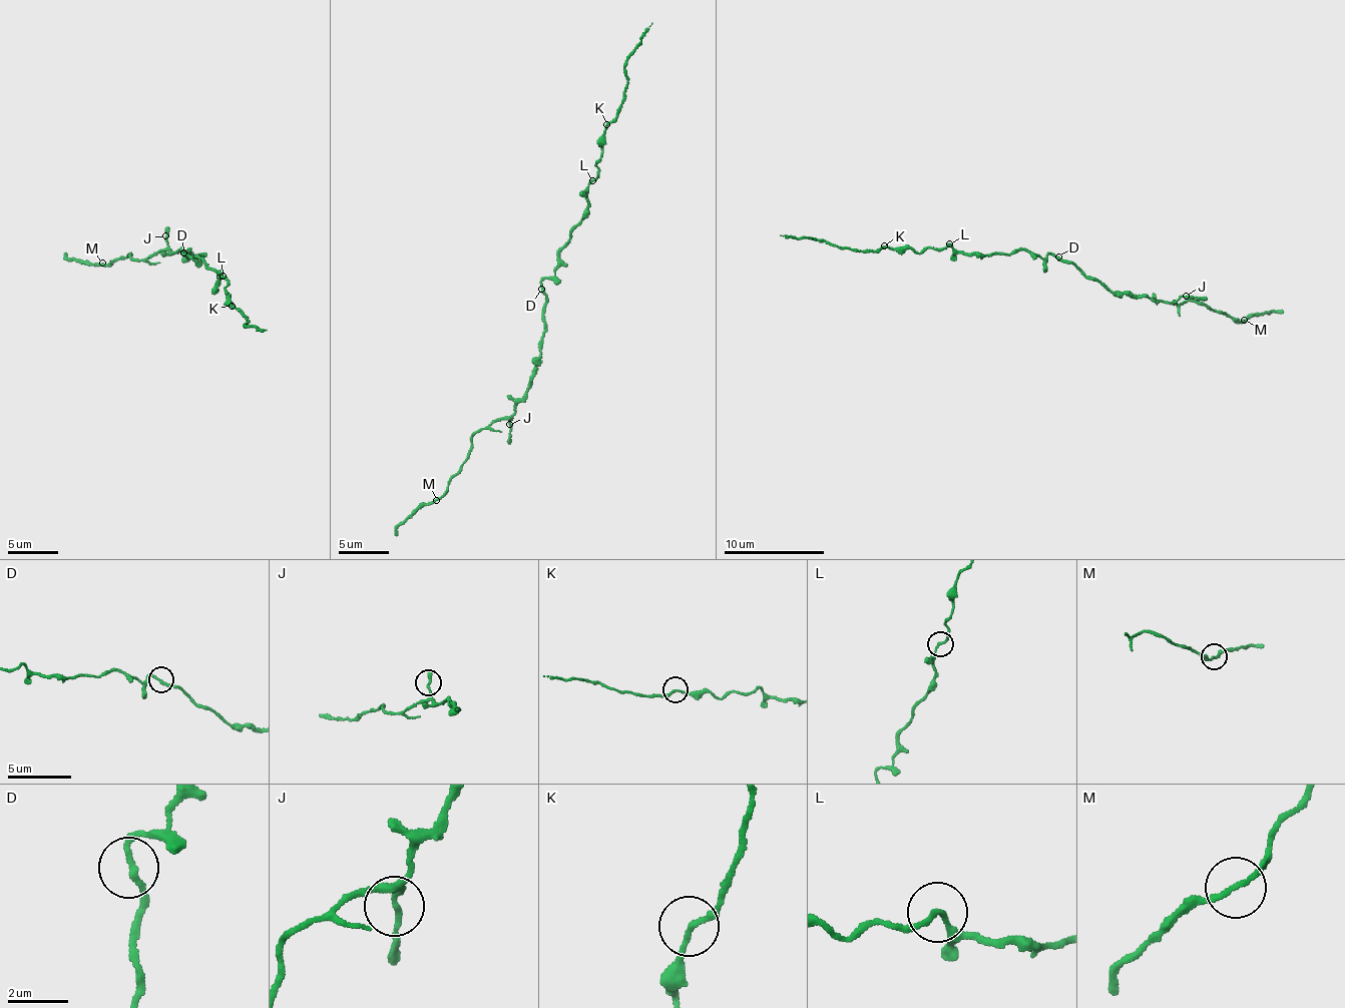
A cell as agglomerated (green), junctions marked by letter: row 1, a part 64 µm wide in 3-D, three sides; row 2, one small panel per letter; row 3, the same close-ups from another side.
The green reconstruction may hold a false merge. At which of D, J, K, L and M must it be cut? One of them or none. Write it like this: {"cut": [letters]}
{"cut": []}

